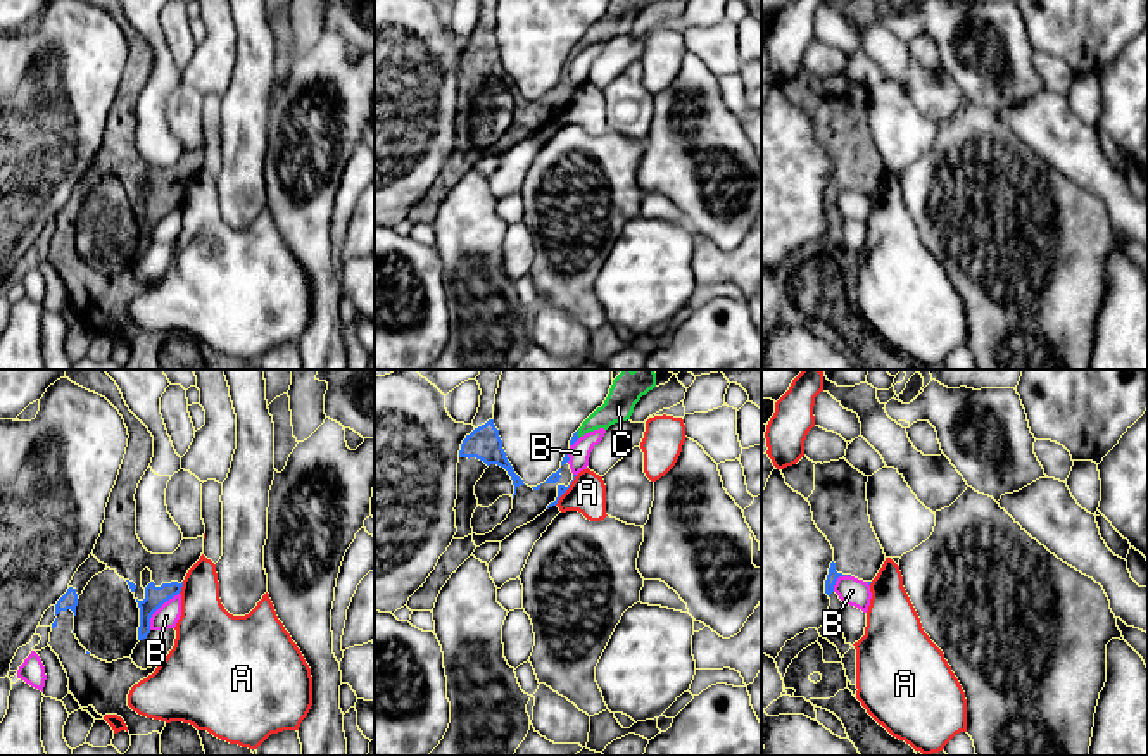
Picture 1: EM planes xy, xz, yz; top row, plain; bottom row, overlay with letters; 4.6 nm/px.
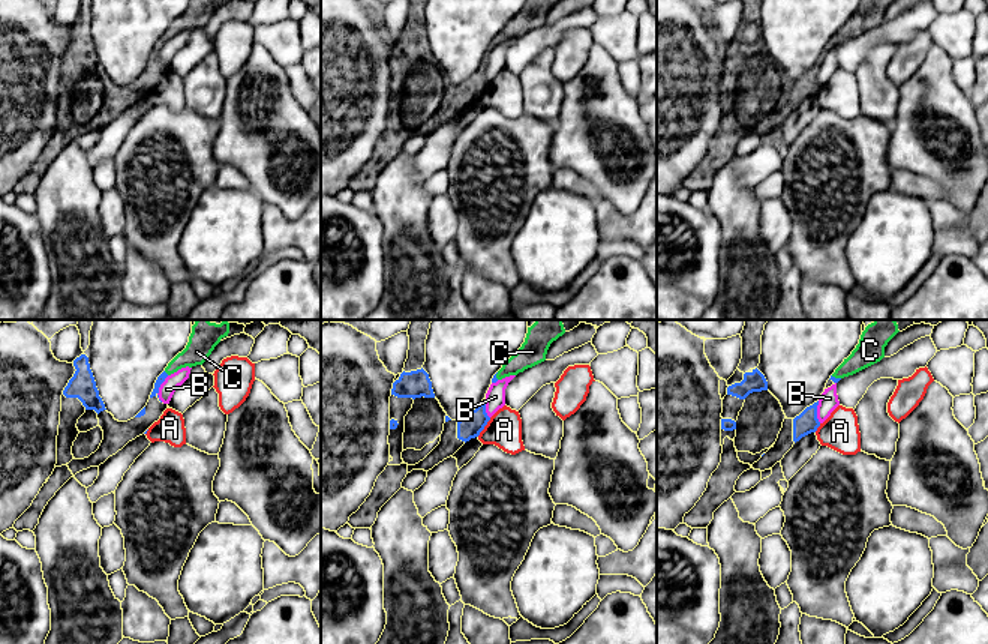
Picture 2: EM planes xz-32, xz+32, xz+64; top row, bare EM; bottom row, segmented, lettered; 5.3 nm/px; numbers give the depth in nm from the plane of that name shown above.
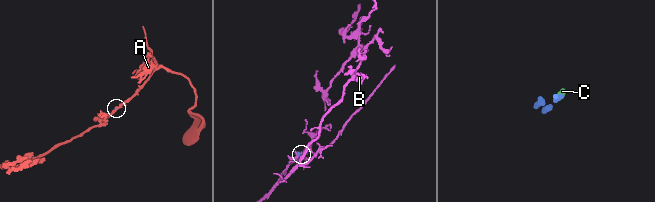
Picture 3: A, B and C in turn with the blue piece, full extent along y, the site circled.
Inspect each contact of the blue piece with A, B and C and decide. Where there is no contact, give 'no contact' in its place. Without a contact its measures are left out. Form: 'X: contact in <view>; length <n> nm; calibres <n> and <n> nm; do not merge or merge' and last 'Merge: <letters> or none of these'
A: contact in xy; length 60 nm; calibres 100 and 280 nm; do not merge
B: contact in xy; length 220 nm; calibres 100 and 110 nm; do not merge
C: contact in xz; length 40 nm; calibres 30 and 140 nm; merge
Merge: C

